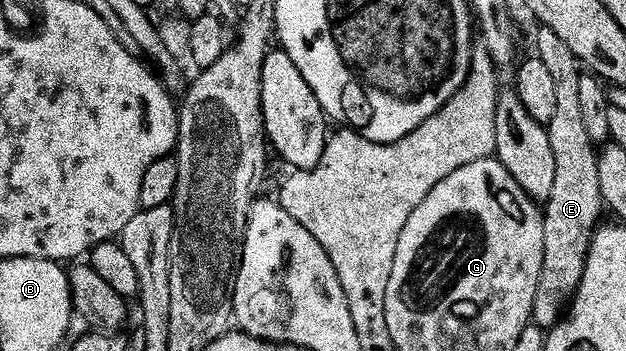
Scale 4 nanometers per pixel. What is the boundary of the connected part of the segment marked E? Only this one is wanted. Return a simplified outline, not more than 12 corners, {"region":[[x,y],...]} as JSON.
{"region":[[540,27],[557,82],[545,125],[553,190],[534,323],[560,319],[583,280],[605,205],[577,100],[580,61]]}

